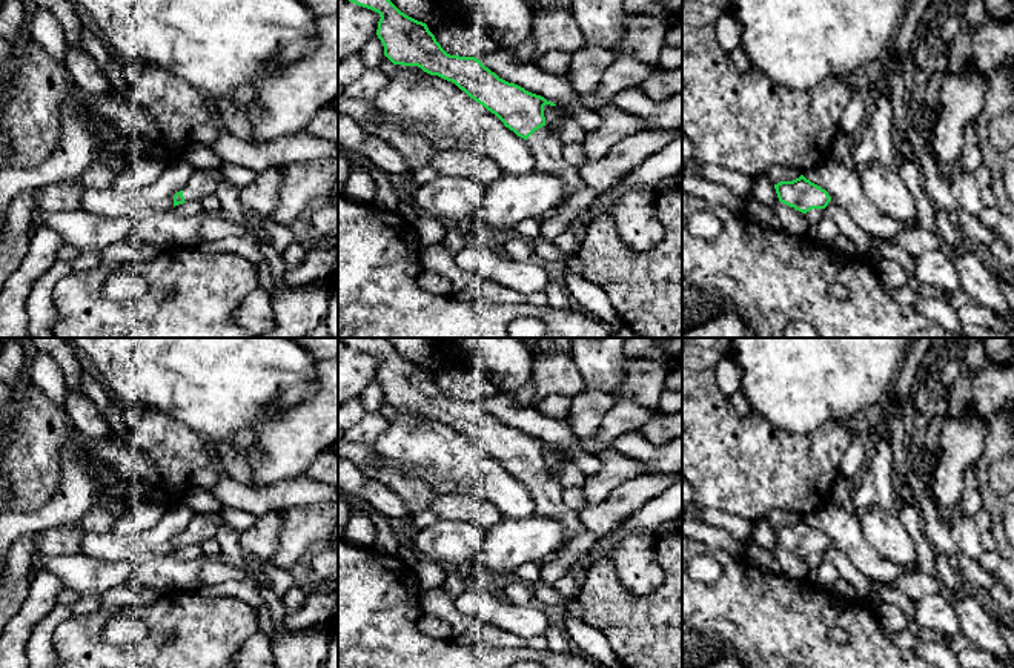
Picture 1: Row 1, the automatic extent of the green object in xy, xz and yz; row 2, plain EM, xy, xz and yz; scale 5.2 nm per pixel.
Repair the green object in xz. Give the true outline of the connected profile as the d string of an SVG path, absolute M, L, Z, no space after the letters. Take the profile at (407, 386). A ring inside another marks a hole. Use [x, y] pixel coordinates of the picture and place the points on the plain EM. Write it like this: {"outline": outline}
{"outline": "M338 338L338 341L379 358L381 362L378 365L376 379L384 390L384 399L393 408L418 410L430 419L438 419L455 427L470 442L495 458L505 471L524 482L533 499L535 514L553 518L565 528L565 542L558 551L564 550L565 545L582 530L578 511L572 510L562 501L562 485L559 478L552 476L545 470L544 450L556 450L555 447L547 445L544 441L532 438L515 427L499 422L475 401L447 398L426 367L401 356L386 338Z"}

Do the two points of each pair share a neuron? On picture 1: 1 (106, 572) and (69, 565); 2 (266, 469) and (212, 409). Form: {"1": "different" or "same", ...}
{"1": "same", "2": "different"}

